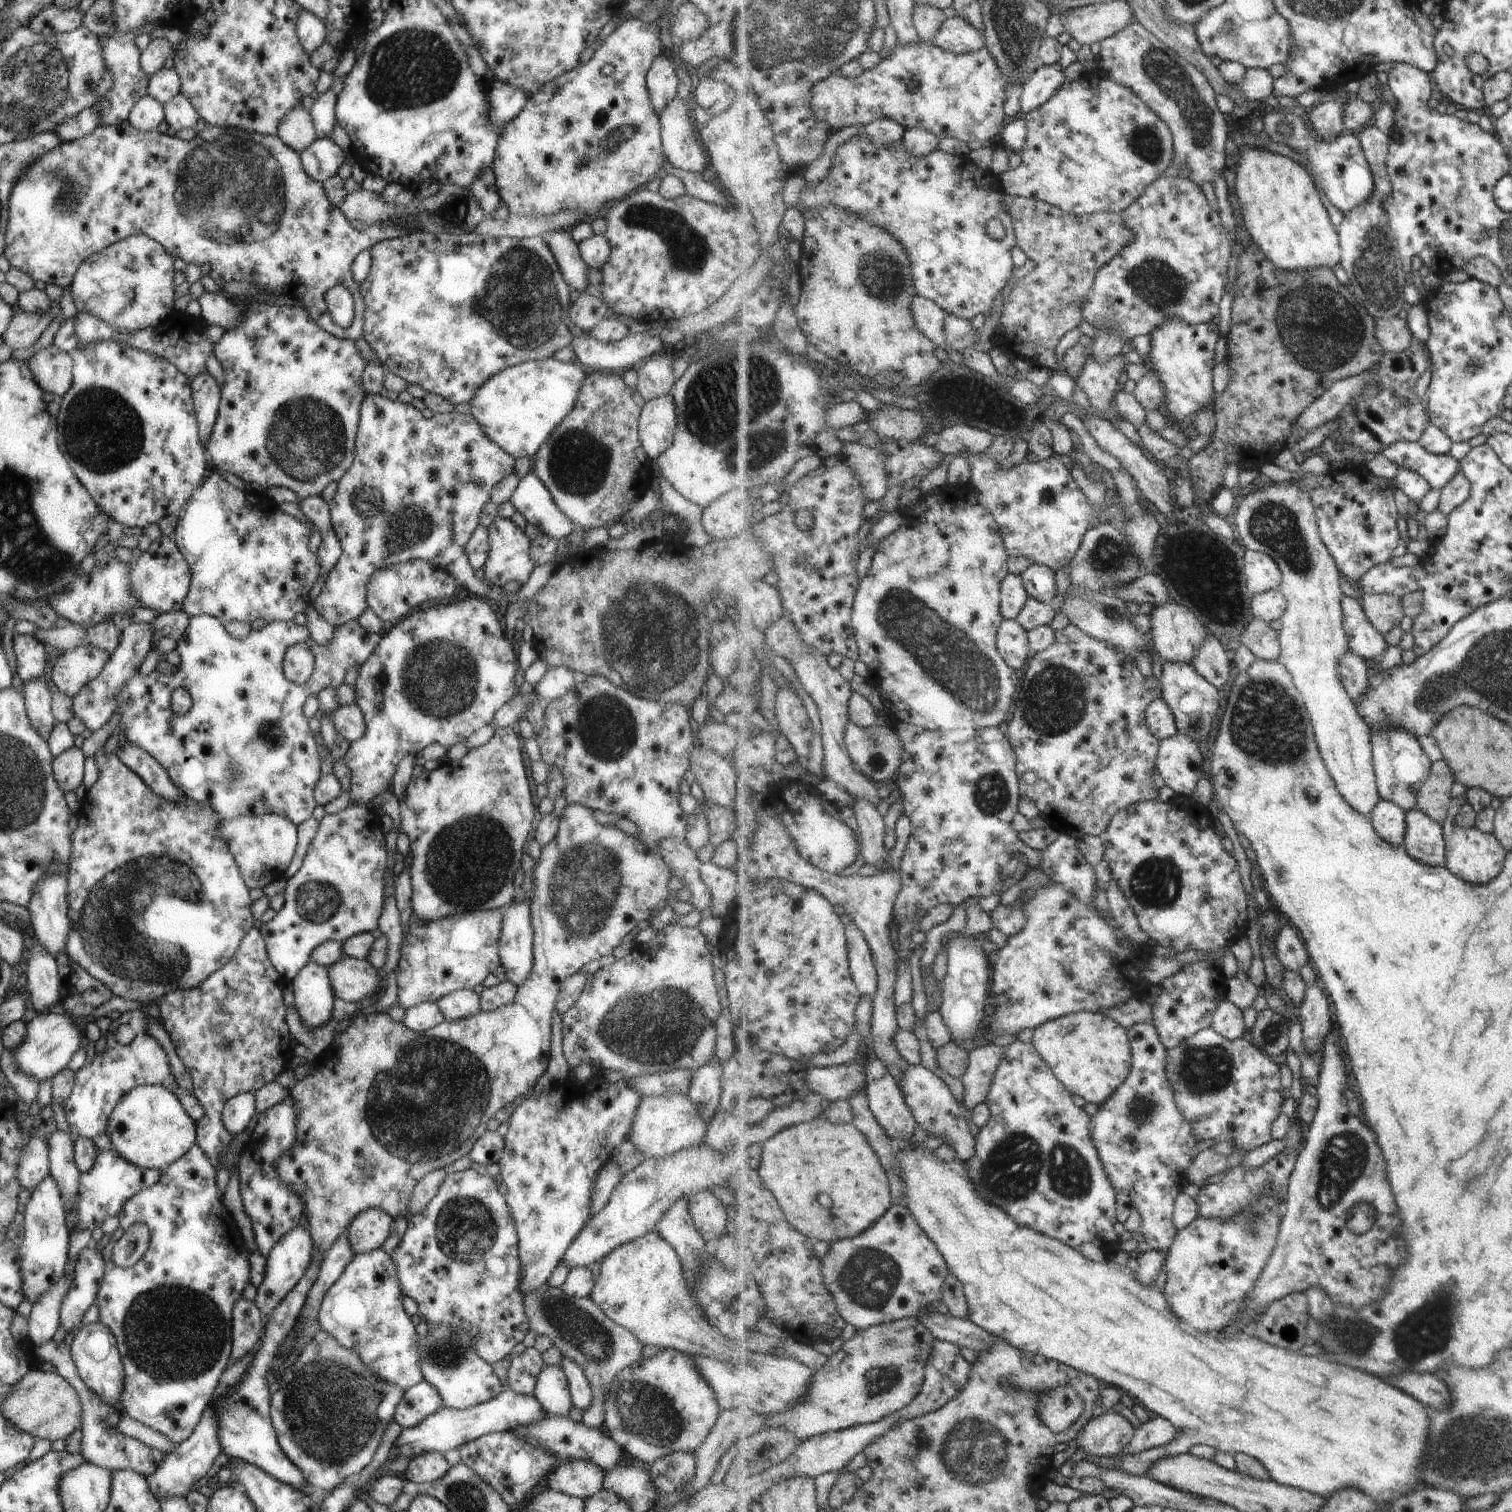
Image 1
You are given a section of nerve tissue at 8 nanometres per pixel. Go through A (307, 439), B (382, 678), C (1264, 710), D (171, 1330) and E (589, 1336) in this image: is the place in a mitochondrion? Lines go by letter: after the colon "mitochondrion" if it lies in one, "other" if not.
A: mitochondrion
B: mitochondrion
C: mitochondrion
D: mitochondrion
E: mitochondrion

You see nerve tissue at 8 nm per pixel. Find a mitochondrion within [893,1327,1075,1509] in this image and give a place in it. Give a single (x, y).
(974, 1452)

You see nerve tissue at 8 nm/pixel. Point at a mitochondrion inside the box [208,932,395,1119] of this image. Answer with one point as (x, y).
(224, 1044)

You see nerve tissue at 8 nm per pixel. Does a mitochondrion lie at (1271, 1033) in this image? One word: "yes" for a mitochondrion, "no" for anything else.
yes

